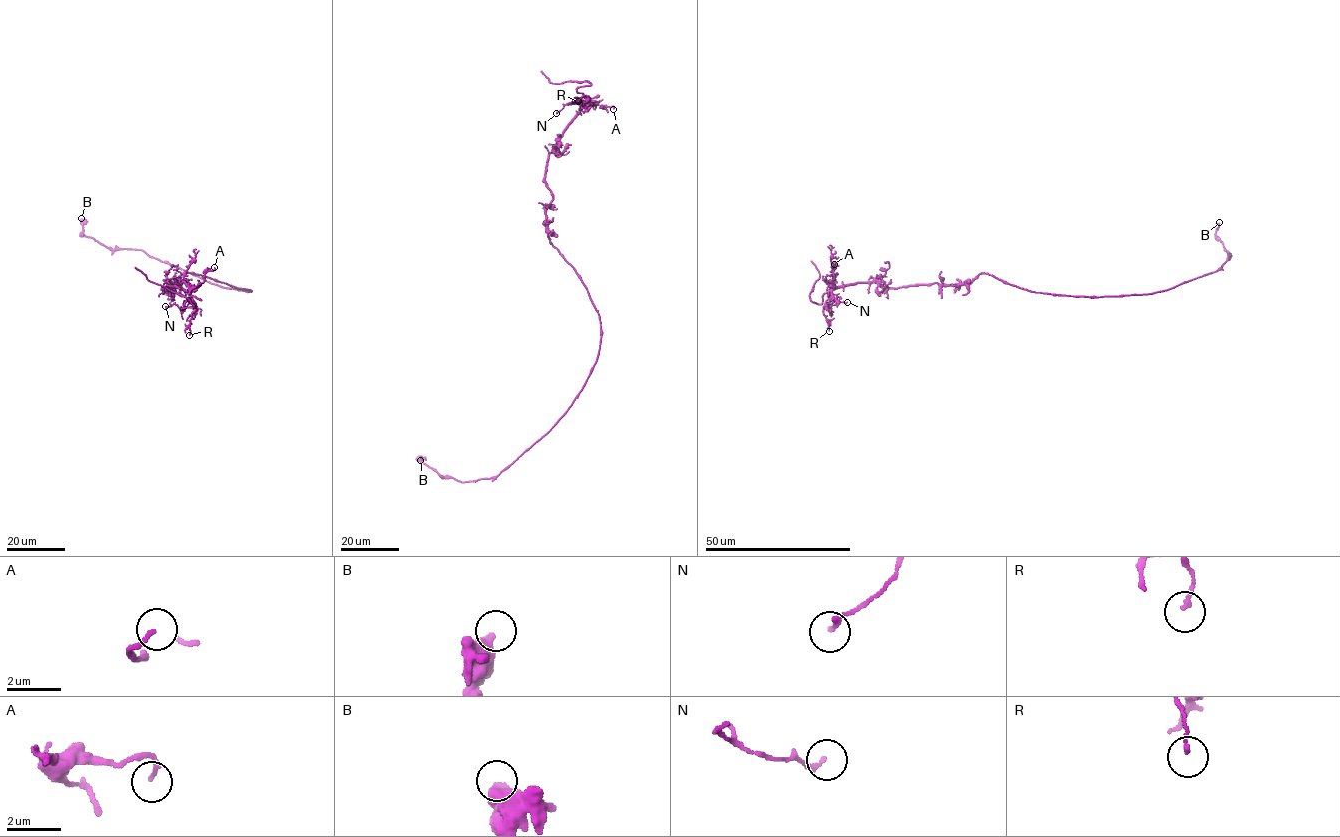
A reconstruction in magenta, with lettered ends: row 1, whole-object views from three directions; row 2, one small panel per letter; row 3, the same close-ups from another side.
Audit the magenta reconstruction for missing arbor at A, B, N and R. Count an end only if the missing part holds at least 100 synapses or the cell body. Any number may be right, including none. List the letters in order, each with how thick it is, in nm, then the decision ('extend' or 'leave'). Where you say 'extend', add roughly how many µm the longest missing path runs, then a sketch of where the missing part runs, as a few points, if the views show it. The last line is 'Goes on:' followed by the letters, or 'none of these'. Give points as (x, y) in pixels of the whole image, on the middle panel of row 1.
A: calibre 160 nm; leave
B: calibre 500 nm; leave
N: calibre 190 nm; leave
R: calibre 140 nm; leave
Goes on: none of these

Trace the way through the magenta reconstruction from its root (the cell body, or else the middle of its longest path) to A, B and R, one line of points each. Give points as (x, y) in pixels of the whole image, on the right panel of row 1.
A: (1020, 288), (980, 273), (970, 283), (960, 284), (887, 288), (875, 282), (854, 283), (835, 287), (834, 264)
B: (1020, 288), (1043, 293), (1085, 296), (1150, 294), (1167, 290), (1214, 272), (1231, 256), (1215, 234), (1219, 222)
R: (1020, 288), (980, 273), (970, 283), (952, 285), (841, 285), (832, 291), (823, 309), (829, 331)

